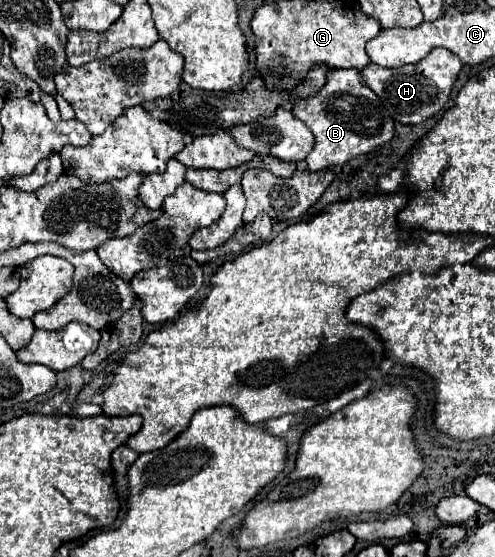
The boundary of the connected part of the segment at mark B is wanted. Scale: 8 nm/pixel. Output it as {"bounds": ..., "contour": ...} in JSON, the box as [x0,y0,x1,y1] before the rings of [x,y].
{"bounds":[293,68,393,172],"contour":[[[353,68],[329,72],[327,82],[319,94],[295,102],[293,116],[301,120],[315,136],[315,146],[307,156],[307,166],[311,172],[331,168],[335,164],[345,164],[355,156],[371,152],[393,138],[393,118],[377,94],[361,84],[359,70]]]}

